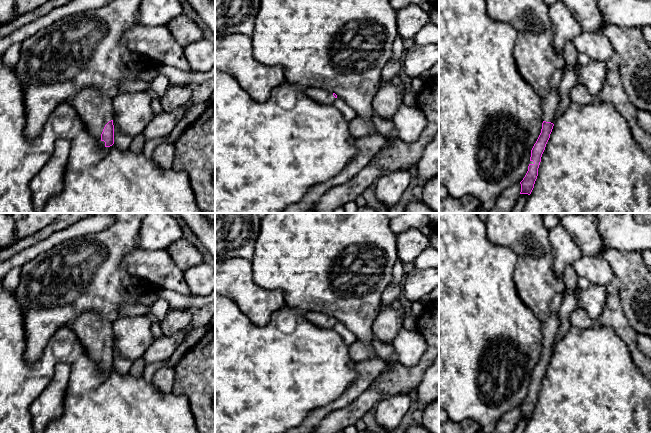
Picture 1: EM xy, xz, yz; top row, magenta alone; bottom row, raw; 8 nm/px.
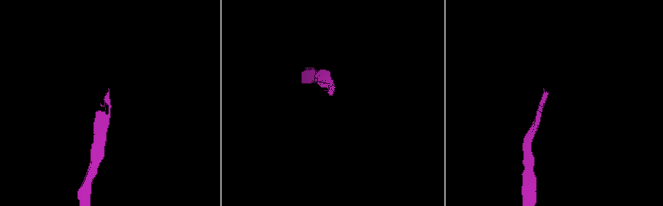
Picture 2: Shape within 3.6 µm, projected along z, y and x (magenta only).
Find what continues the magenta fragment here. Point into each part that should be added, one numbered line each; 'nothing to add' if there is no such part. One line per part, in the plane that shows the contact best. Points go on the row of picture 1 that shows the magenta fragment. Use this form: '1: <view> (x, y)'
1: xy (95, 109)

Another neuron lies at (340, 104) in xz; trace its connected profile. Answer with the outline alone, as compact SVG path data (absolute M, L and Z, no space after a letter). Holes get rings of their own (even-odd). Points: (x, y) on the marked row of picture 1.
M341 97L336 98L333 106L343 114L347 122L352 121L357 116L356 112Z

